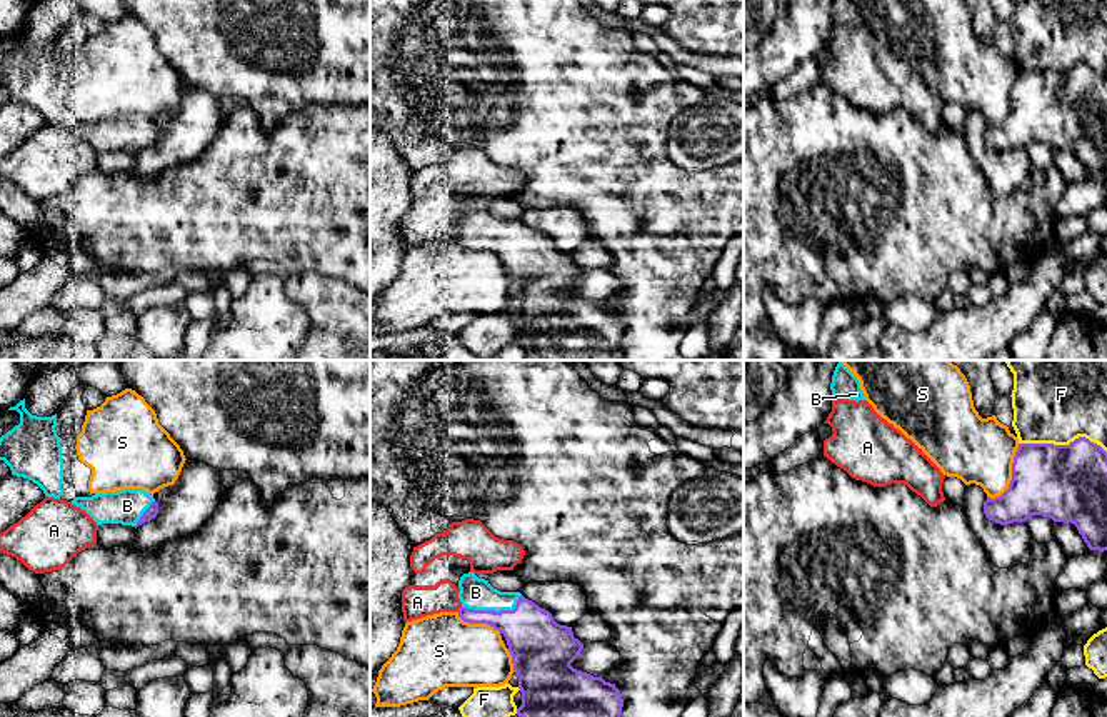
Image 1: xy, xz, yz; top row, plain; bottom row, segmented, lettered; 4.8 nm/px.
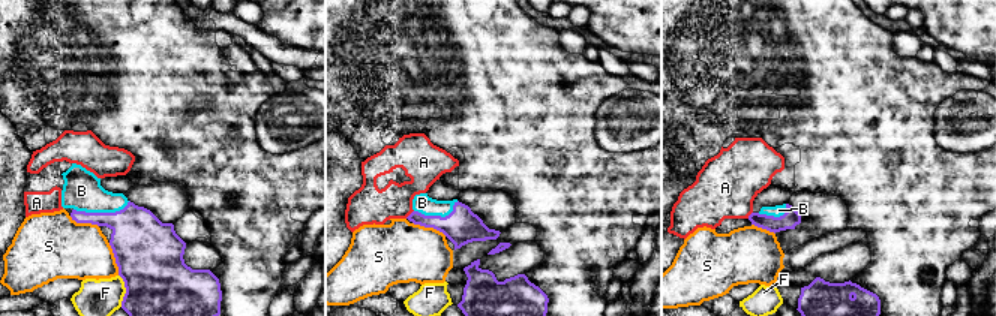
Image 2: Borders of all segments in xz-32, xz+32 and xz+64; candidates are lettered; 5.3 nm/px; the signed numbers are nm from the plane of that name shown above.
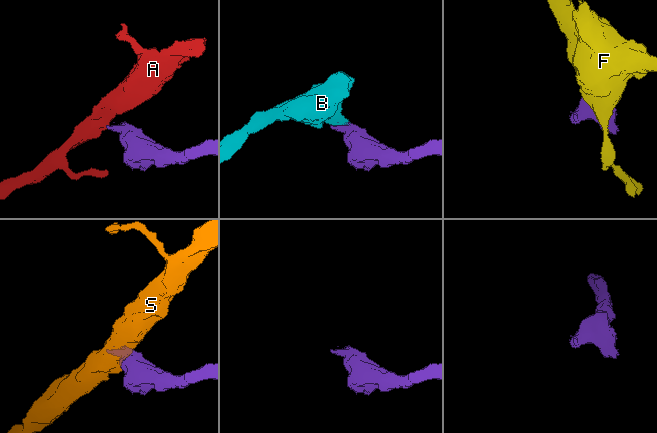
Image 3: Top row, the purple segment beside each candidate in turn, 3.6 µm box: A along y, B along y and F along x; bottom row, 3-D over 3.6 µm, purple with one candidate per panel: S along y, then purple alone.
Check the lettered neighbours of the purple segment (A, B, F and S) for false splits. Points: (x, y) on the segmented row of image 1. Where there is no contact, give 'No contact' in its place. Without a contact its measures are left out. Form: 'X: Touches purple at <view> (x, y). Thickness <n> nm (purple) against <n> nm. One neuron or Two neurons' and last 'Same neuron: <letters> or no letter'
A: Touches purple at xz (459, 609). Thickness 130 nm (purple) against 150 nm. Two neurons
B: Touches purple at xz (494, 611). Thickness 280 nm (purple) against 150 nm. One neuron
F: Touches purple at yz (1062, 446). Thickness 360 nm (purple) against 460 nm. Two neurons
S: Touches purple at yz (1012, 476). Thickness 360 nm (purple) against 320 nm. Two neurons
Same neuron: B

